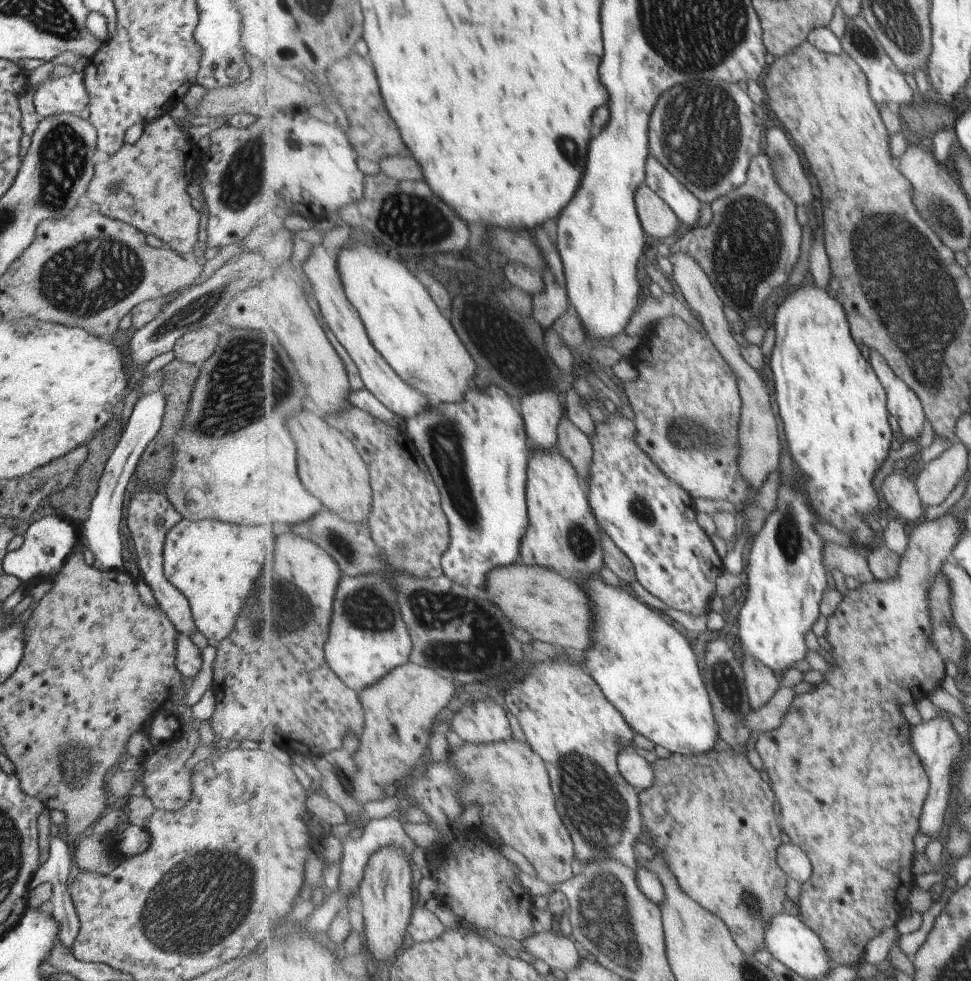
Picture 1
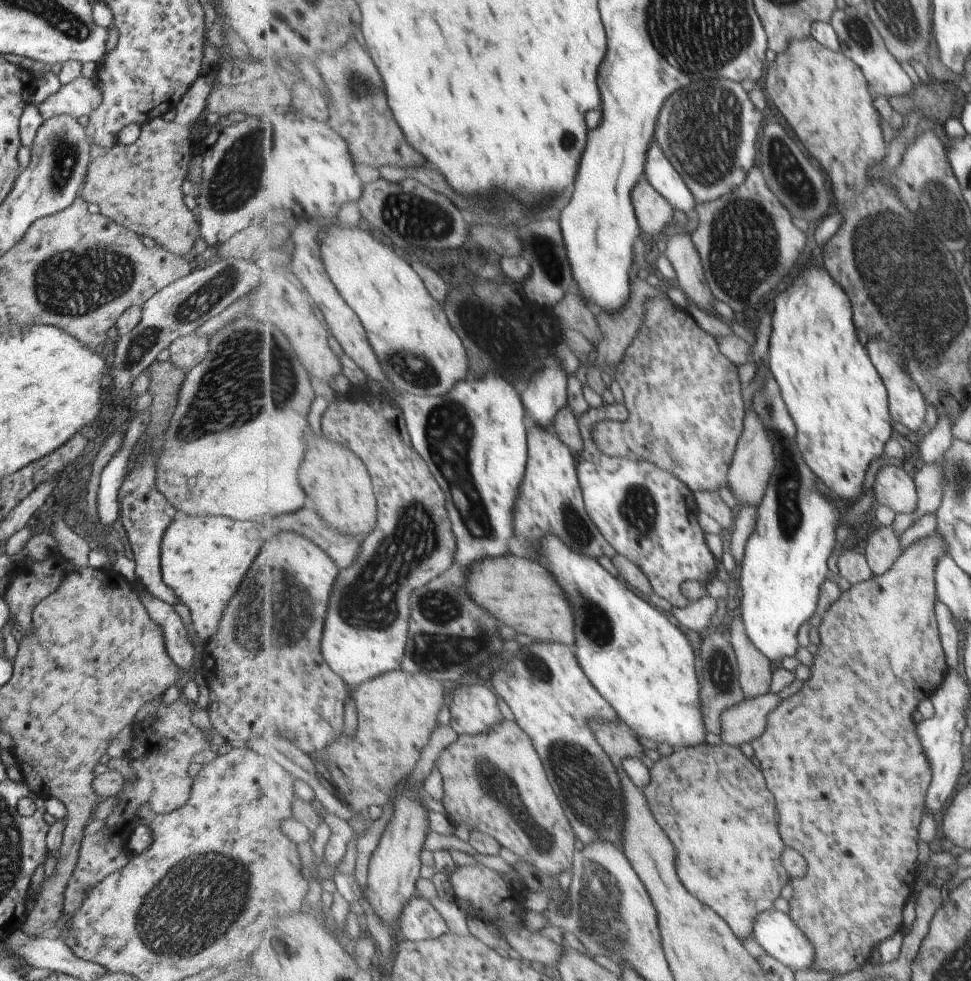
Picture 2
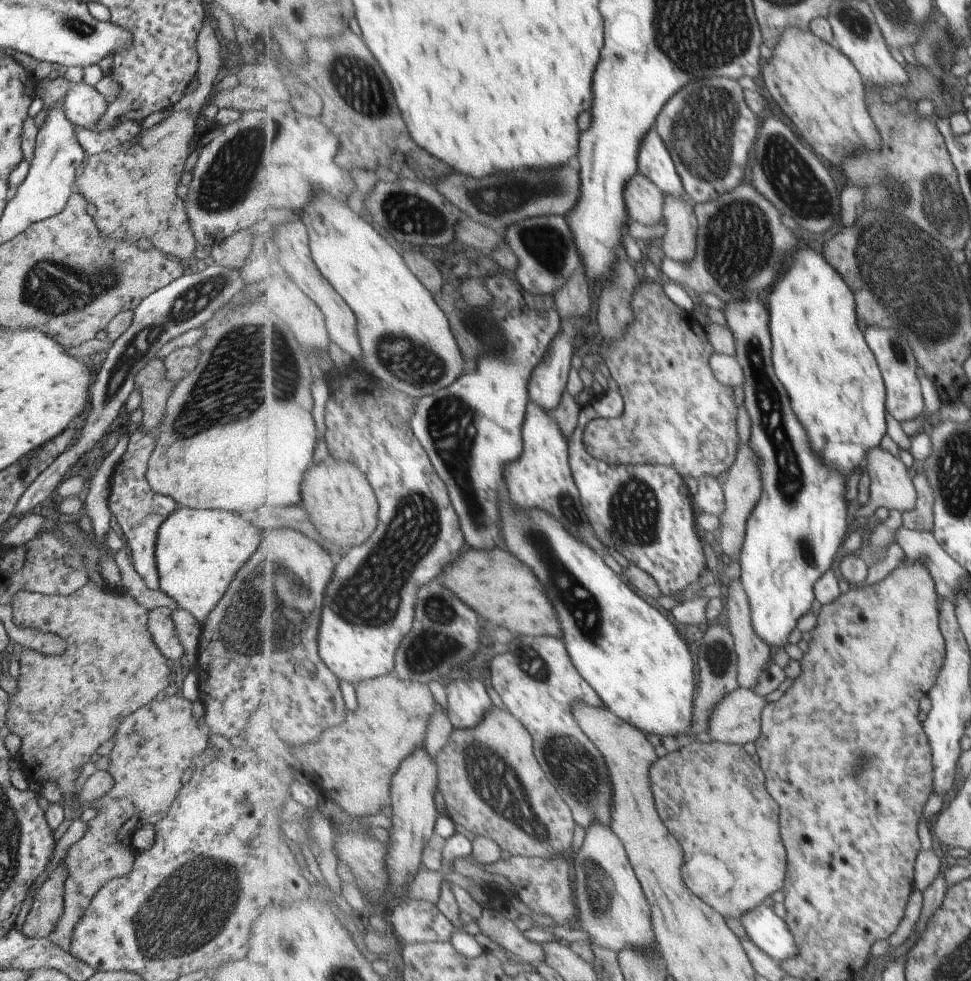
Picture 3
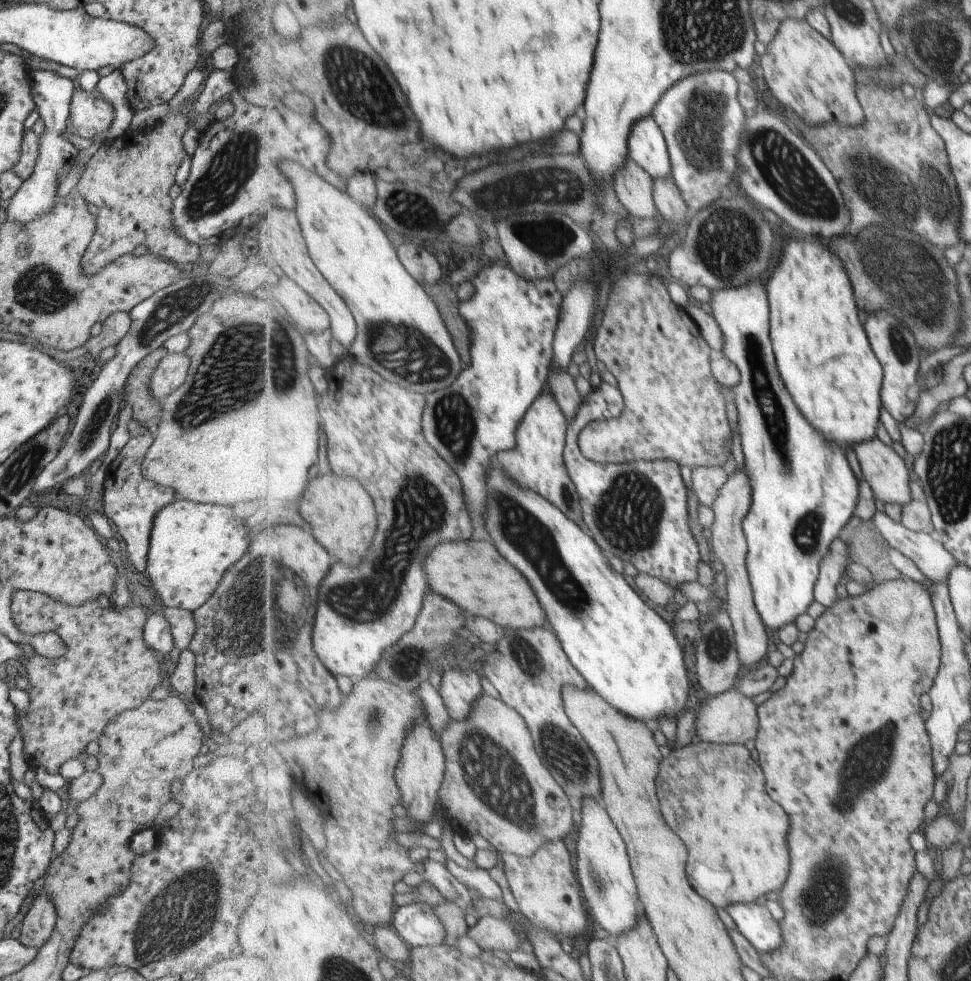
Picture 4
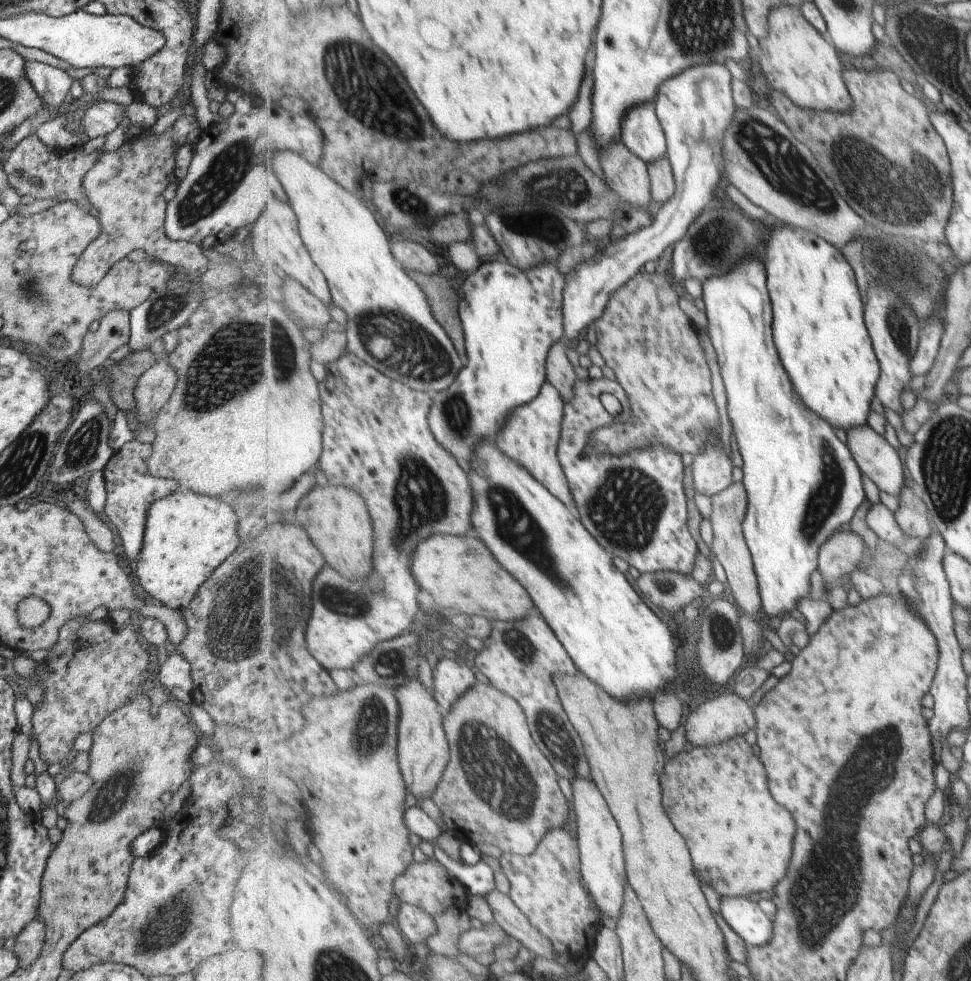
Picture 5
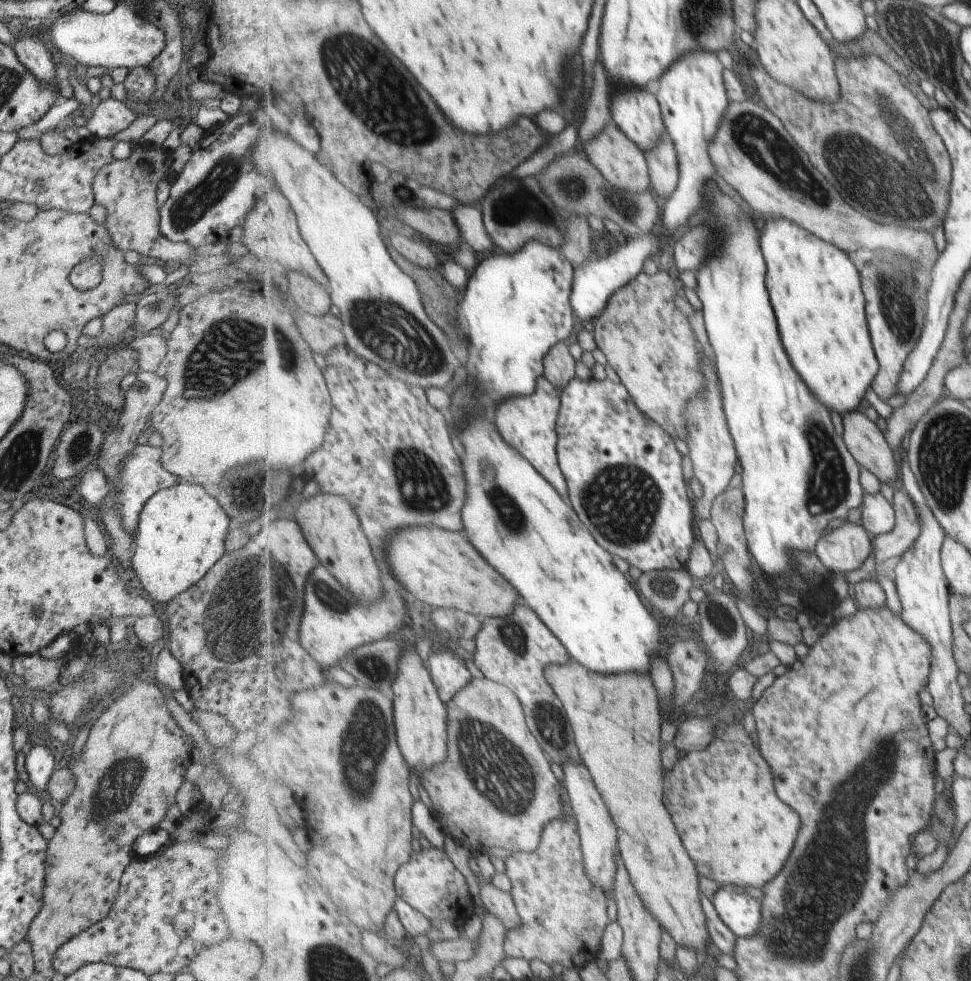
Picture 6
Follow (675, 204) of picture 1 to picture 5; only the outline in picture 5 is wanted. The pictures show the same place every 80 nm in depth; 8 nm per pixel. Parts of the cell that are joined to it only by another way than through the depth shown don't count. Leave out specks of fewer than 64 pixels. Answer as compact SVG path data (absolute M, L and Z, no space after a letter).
M654 101L638 104L623 120L622 141L648 166L668 154L666 134L658 117Z

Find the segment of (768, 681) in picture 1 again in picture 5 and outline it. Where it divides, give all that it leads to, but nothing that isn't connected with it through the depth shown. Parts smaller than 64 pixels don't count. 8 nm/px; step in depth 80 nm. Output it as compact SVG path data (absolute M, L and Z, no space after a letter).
M744 481L733 483L727 490L716 494L711 498L711 520L714 528L714 543L710 551L711 555L723 566L727 585L730 587L734 601L740 608L740 627L744 636L746 653L754 654L761 648L761 618L763 612L760 584L754 567L751 549L744 535L744 518L748 509L748 492Z

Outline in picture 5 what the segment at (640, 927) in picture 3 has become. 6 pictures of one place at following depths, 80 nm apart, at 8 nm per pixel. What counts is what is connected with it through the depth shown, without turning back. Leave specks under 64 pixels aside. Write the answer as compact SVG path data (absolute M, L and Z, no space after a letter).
M575 775L567 784L574 812L576 814L576 830L582 858L582 875L588 889L604 912L605 919L622 915L624 905L625 883L628 882L625 848L622 829L611 812L606 798L595 782L581 775Z

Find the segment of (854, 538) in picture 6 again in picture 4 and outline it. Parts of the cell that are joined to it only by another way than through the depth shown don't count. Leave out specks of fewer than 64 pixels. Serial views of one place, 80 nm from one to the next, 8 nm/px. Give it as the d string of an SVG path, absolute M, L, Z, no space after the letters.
M839 536L822 558L820 575L814 588L816 600L825 607L833 606L838 601L837 586L843 578L843 572L847 572L850 561L850 545Z

